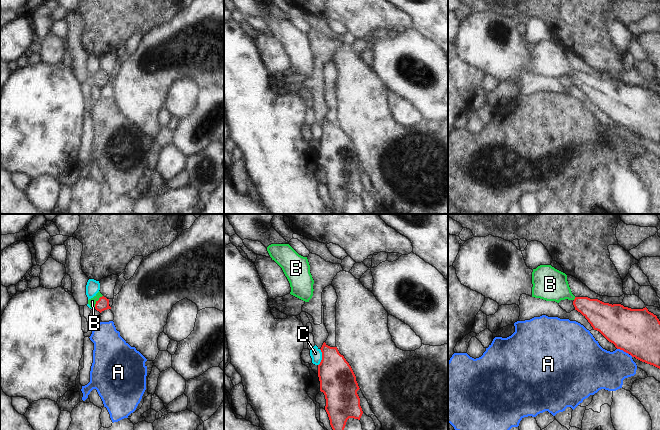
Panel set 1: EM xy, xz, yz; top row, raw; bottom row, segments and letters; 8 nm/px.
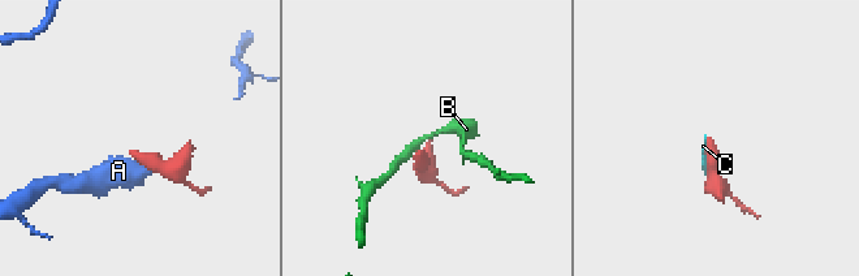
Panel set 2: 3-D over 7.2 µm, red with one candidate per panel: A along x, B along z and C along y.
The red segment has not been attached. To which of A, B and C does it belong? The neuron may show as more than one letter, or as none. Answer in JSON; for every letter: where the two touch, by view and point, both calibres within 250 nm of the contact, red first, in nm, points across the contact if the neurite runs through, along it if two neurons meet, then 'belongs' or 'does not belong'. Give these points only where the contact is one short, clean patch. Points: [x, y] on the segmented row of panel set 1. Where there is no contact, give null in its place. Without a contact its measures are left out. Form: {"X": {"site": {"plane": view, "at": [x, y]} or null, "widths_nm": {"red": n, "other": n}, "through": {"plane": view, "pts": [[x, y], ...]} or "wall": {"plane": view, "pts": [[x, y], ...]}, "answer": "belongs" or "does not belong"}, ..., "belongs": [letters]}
{"A": {"site": {"plane": "yz", "at": [623, 350]}, "widths_nm": {"red": 360, "other": 320}, "answer": "does not belong"}, "B": {"site": {"plane": "xy", "at": [97, 301]}, "widths_nm": {"red": 100, "other": 60}, "through": {"plane": "xy", "pts": [[102, 304], [97, 301], [92, 301]]}, "answer": "belongs"}, "C": {"site": {"plane": "xz", "at": [322, 357]}, "widths_nm": {"red": 280, "other": 90}, "wall": {"plane": "xz", "pts": [[320, 349], [321, 361], [318, 365]]}, "answer": "does not belong"}, "belongs": ["B"]}

